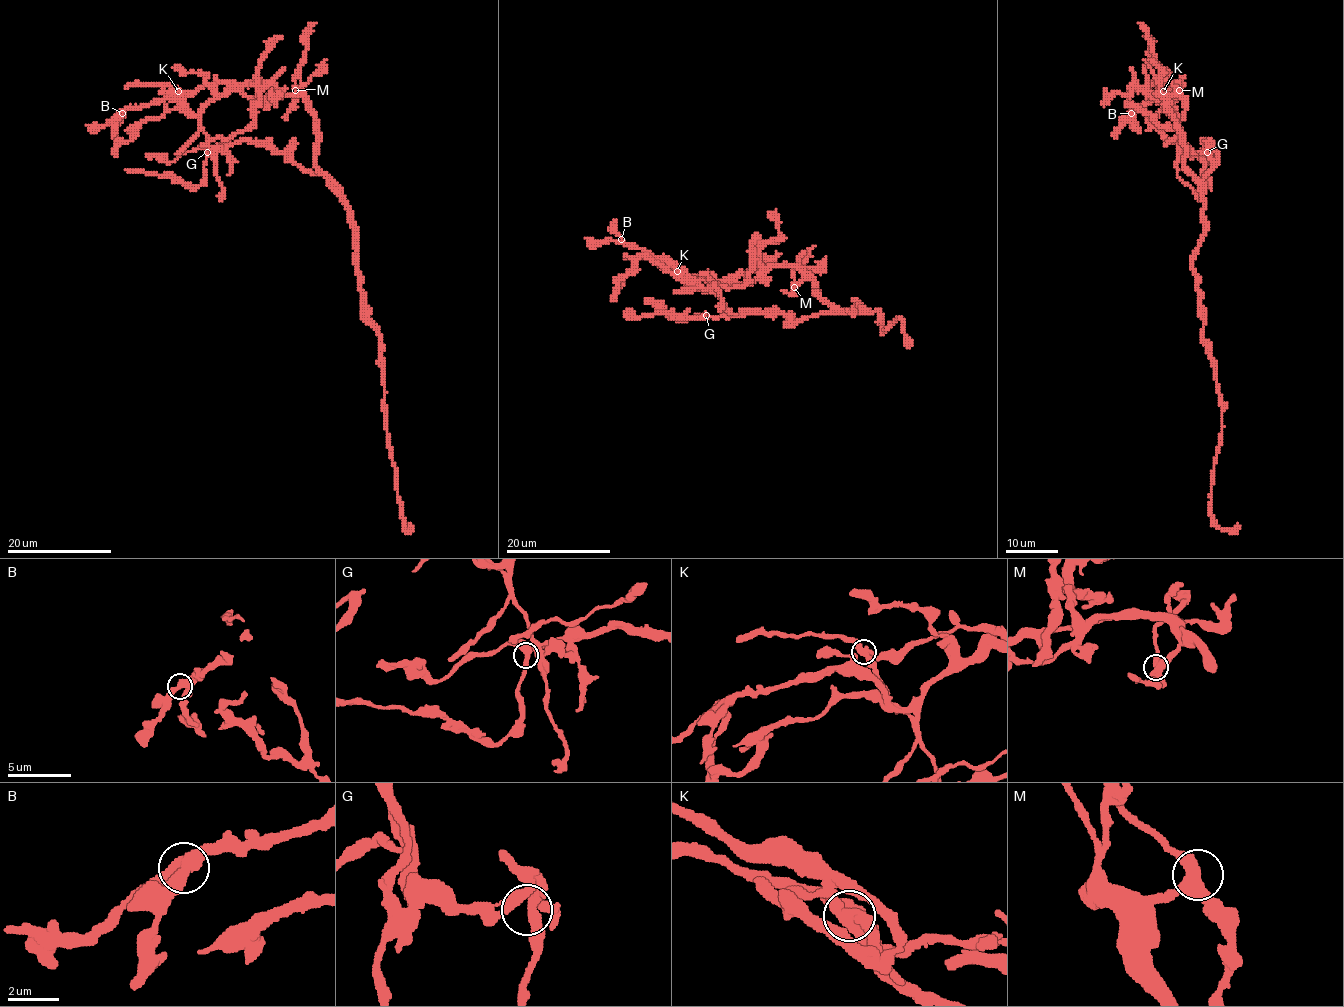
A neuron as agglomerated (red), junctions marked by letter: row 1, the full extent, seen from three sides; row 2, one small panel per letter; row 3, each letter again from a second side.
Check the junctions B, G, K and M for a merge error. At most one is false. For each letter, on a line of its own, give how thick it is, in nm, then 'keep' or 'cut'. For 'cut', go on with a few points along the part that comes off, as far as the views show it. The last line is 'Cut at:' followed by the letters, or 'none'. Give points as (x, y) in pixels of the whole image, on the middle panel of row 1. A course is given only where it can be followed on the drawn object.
B: 380 nm thick; keep
G: 380 nm thick; keep
K: 400 nm thick; cut; foreign part runs (677, 271), (687, 284), (699, 284), (704, 290), (714, 284), (721, 299), (718, 311)
M: 400 nm thick; keep
Cut at: K

